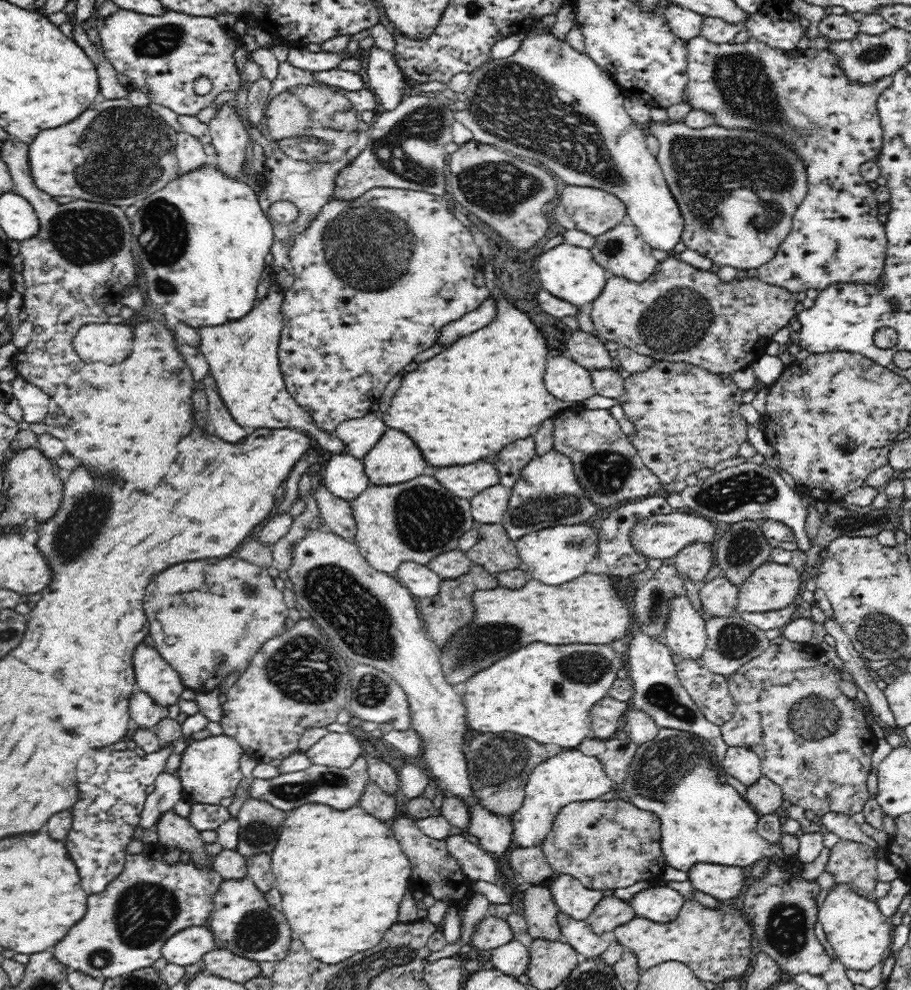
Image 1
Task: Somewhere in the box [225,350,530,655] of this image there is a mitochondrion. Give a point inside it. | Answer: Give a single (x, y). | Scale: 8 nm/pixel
(427, 519)

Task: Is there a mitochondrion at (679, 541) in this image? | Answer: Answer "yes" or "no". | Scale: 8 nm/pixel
no

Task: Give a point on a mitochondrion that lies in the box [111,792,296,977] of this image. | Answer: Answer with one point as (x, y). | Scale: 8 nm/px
(258, 930)

